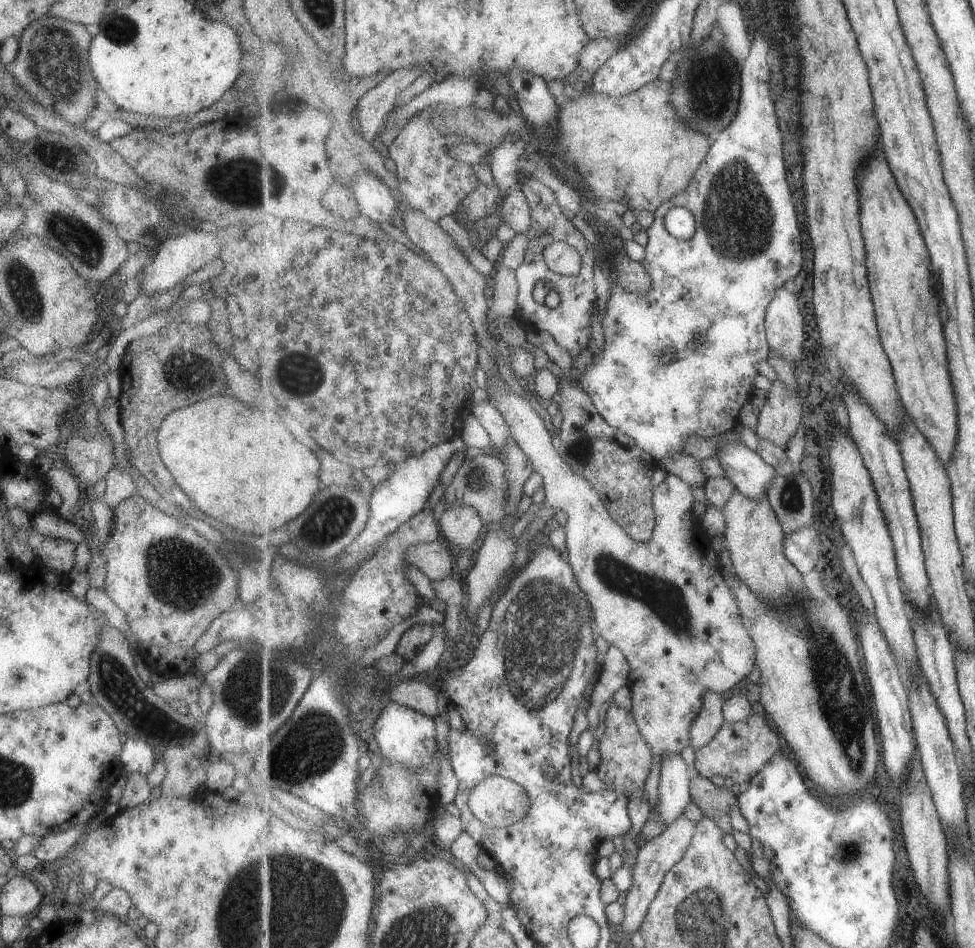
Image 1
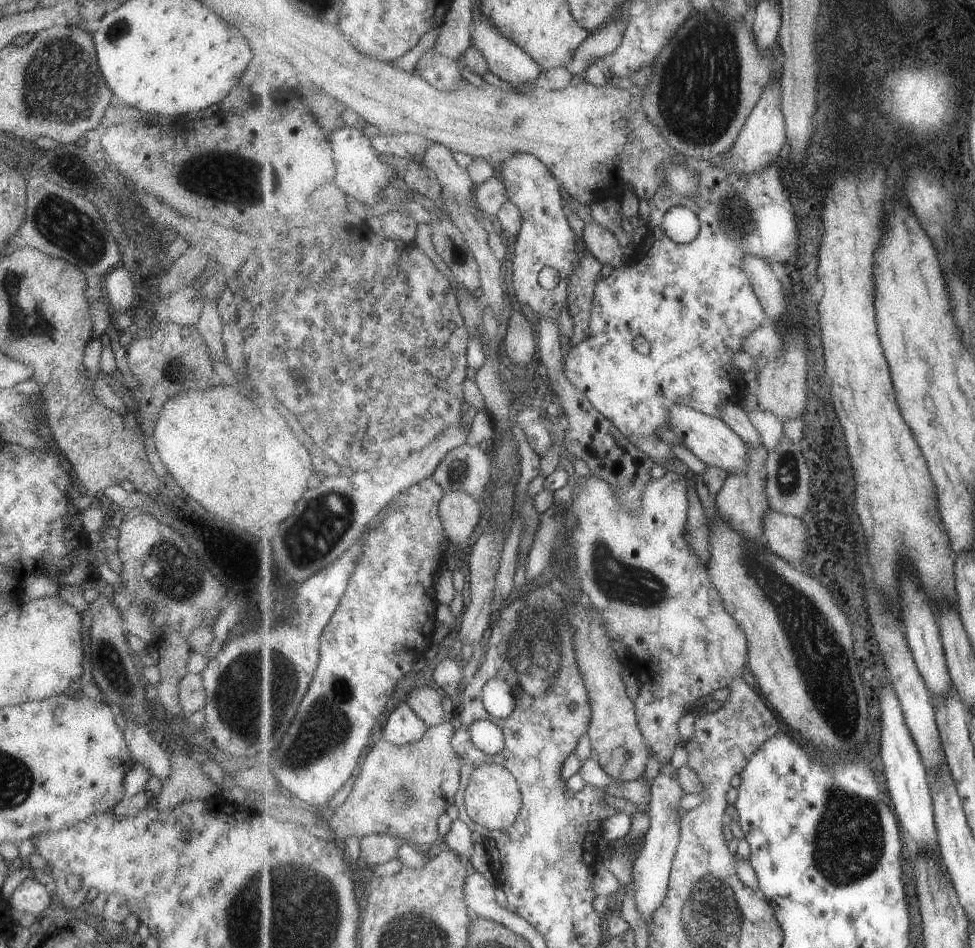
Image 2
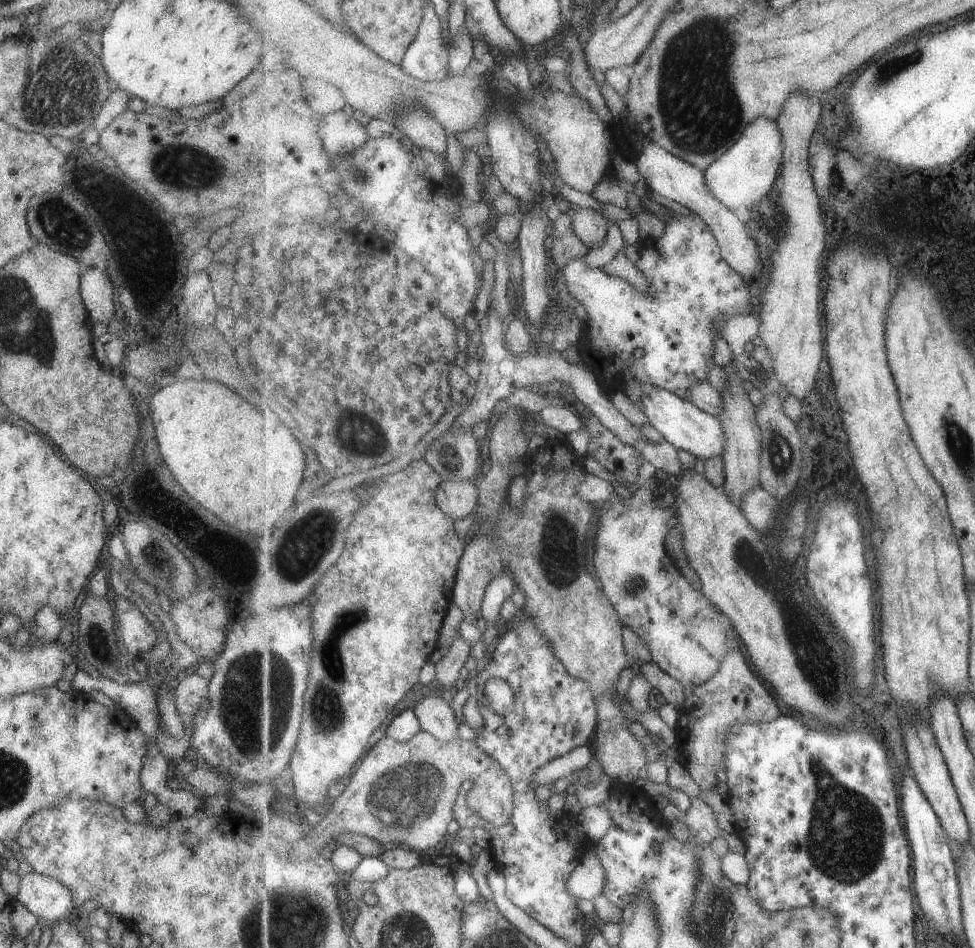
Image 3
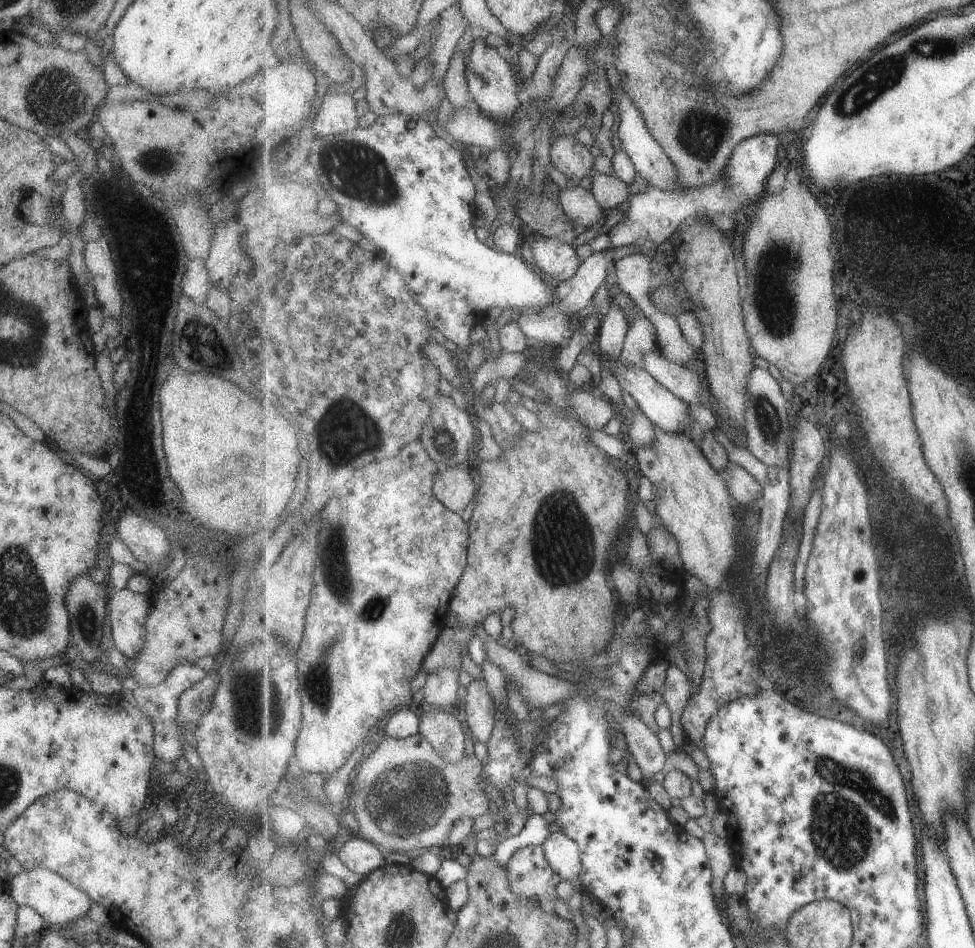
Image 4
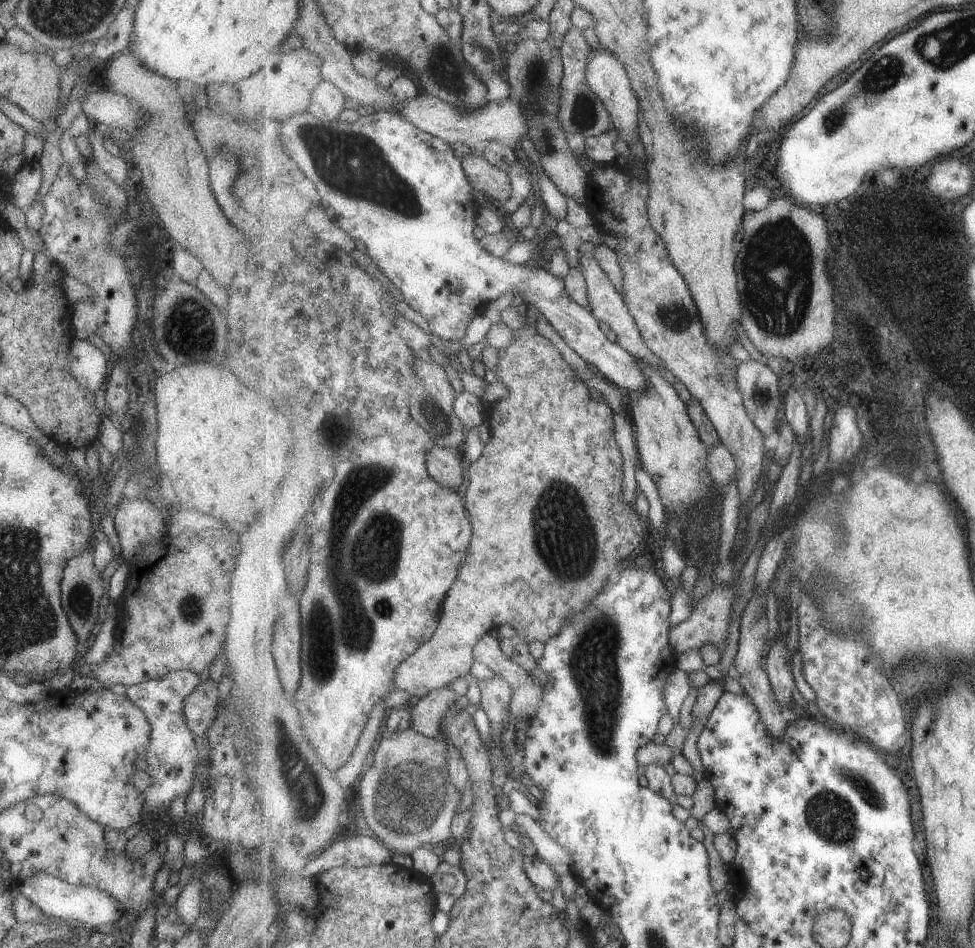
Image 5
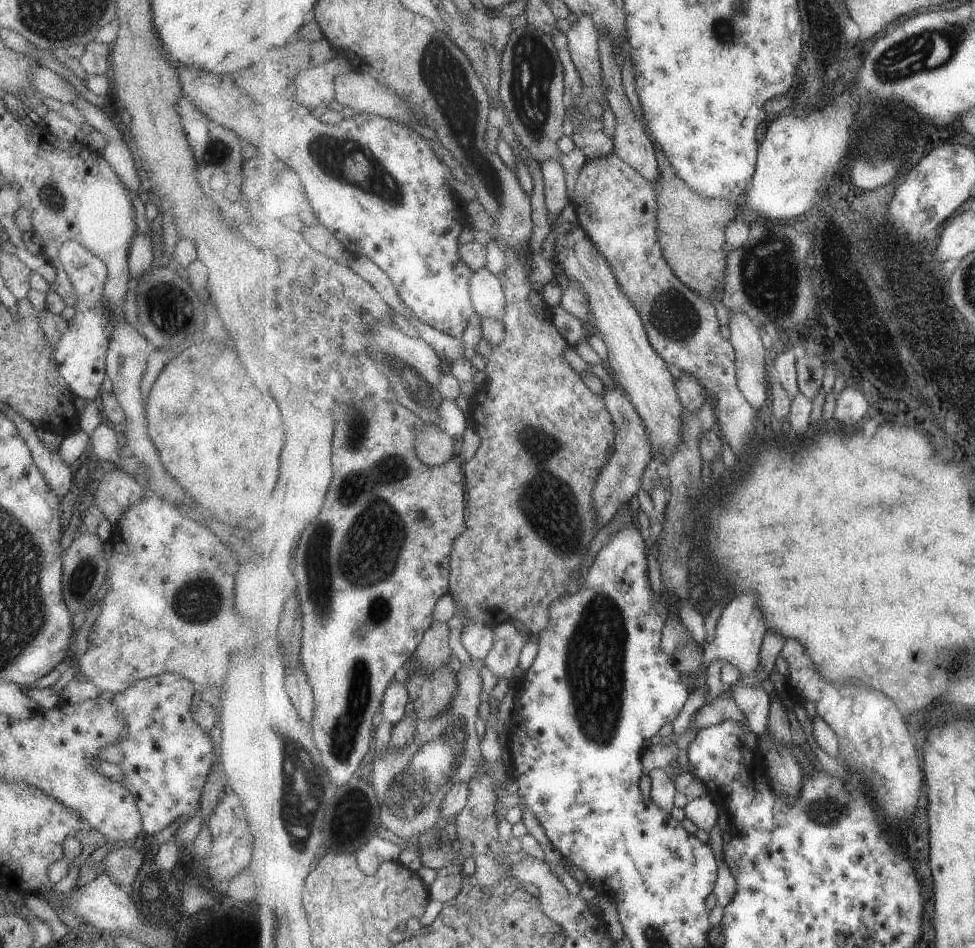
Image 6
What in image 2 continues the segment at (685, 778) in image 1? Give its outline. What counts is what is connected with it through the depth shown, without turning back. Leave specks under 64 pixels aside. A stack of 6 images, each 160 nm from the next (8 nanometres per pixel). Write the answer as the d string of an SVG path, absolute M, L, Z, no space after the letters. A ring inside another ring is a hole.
M673 764L662 766L659 776L656 776L650 786L649 818L650 826L645 833L645 844L634 862L633 886L635 890L634 900L641 918L650 932L652 916L657 908L664 903L669 888L672 866L678 851L680 836L682 833L679 818L681 800L685 791L678 779L678 769Z

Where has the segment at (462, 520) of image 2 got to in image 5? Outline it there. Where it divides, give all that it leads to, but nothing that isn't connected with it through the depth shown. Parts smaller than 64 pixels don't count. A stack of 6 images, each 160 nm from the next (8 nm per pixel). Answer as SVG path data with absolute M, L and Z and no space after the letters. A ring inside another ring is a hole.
M435 445L427 455L428 471L444 487L457 489L467 479L467 462L462 451Z

